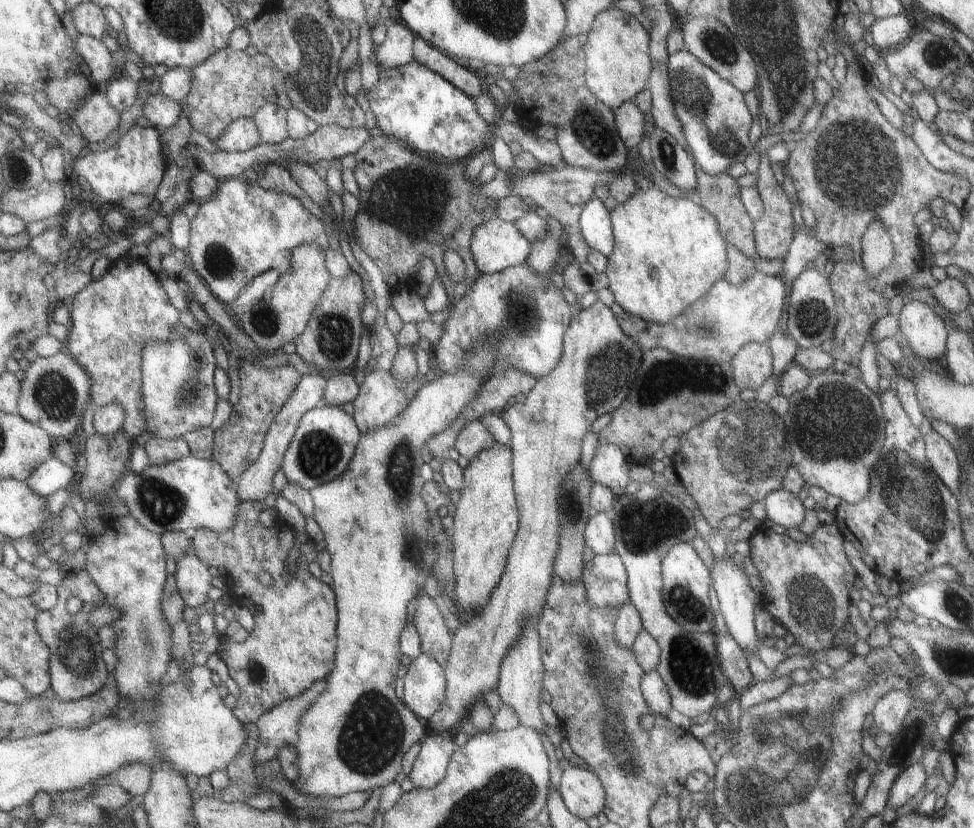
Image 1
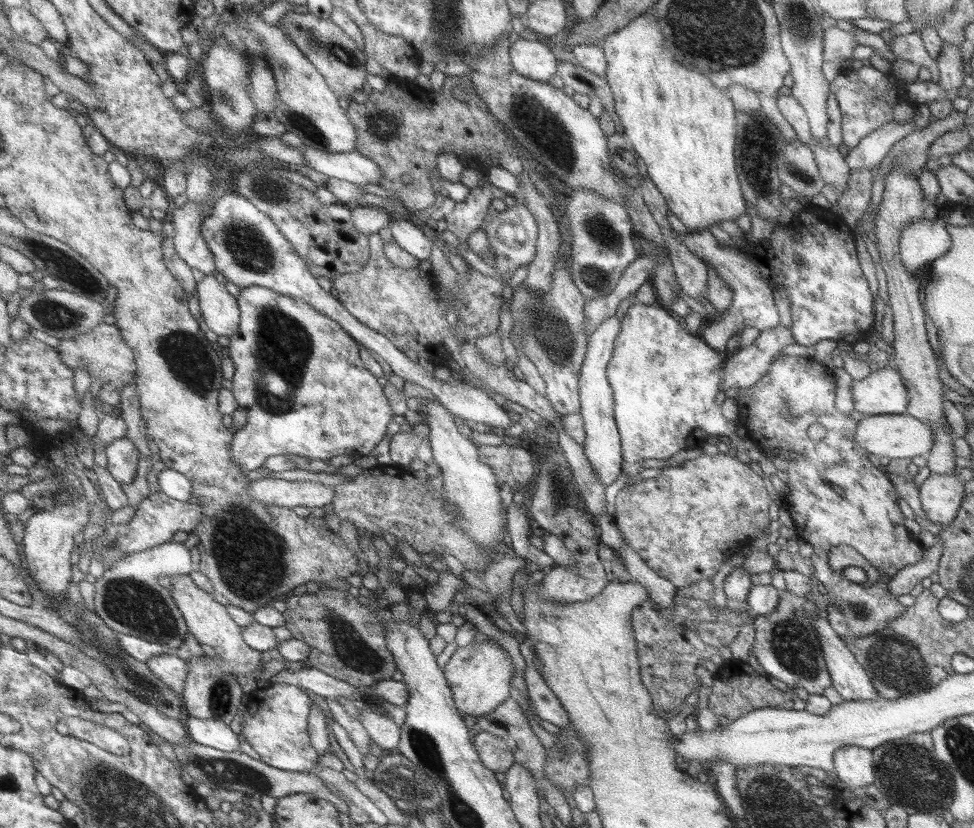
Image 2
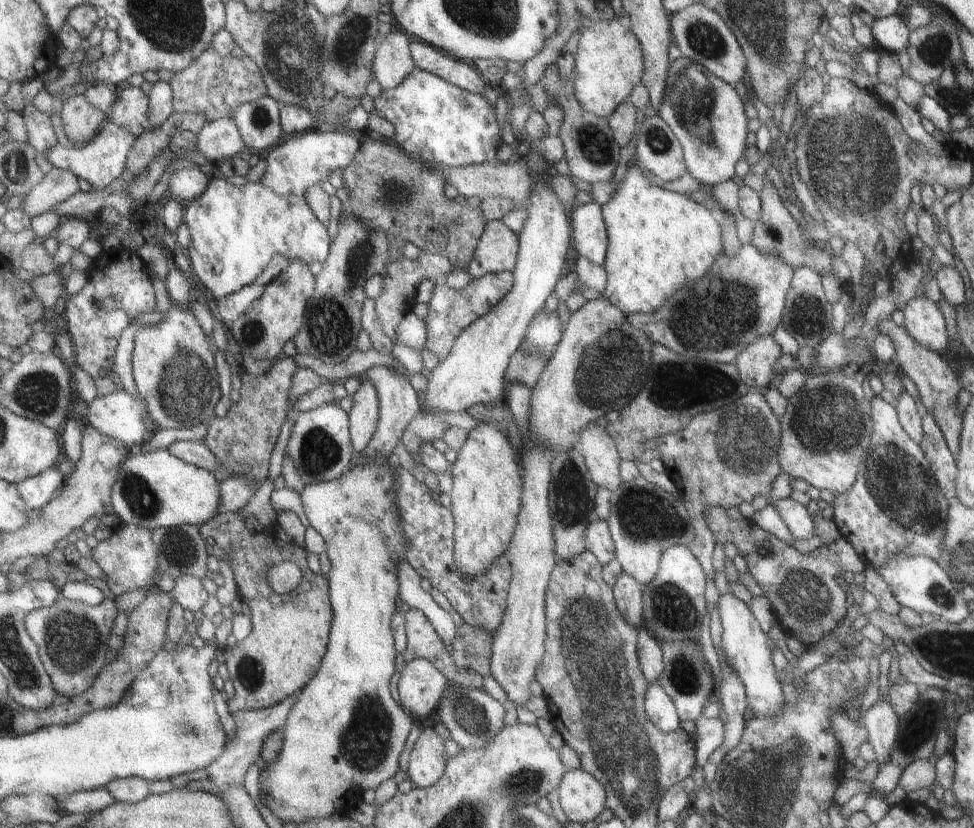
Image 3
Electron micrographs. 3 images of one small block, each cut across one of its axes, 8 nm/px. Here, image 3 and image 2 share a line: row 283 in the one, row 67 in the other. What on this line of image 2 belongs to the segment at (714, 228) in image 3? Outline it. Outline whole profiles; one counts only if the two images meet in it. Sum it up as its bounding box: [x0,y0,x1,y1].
[599,7,745,231]

